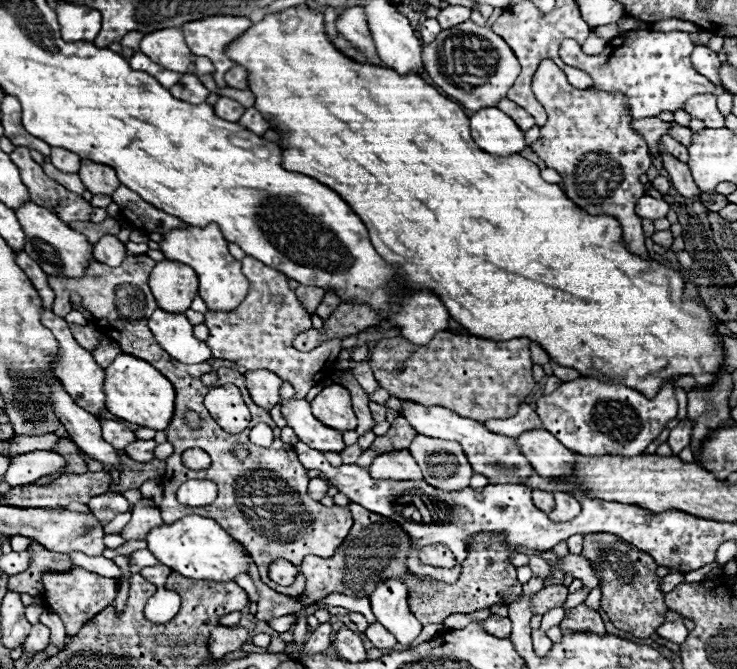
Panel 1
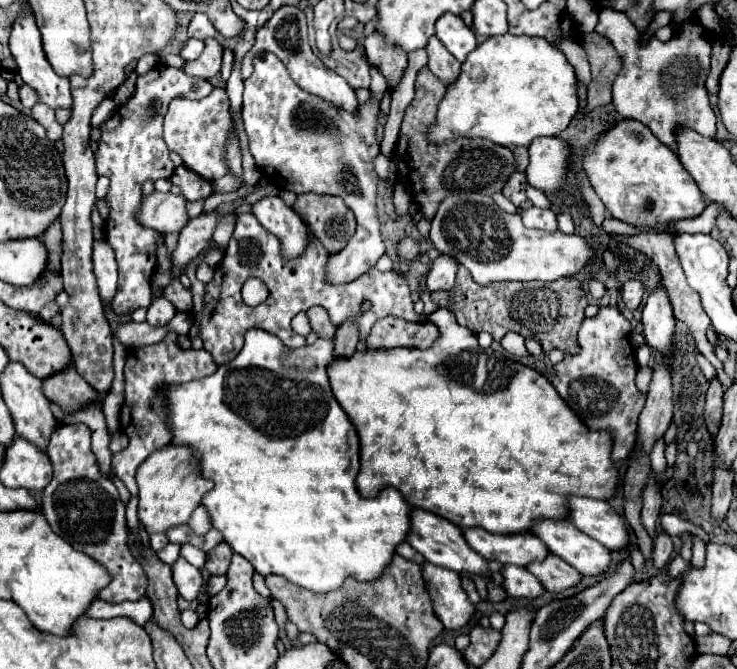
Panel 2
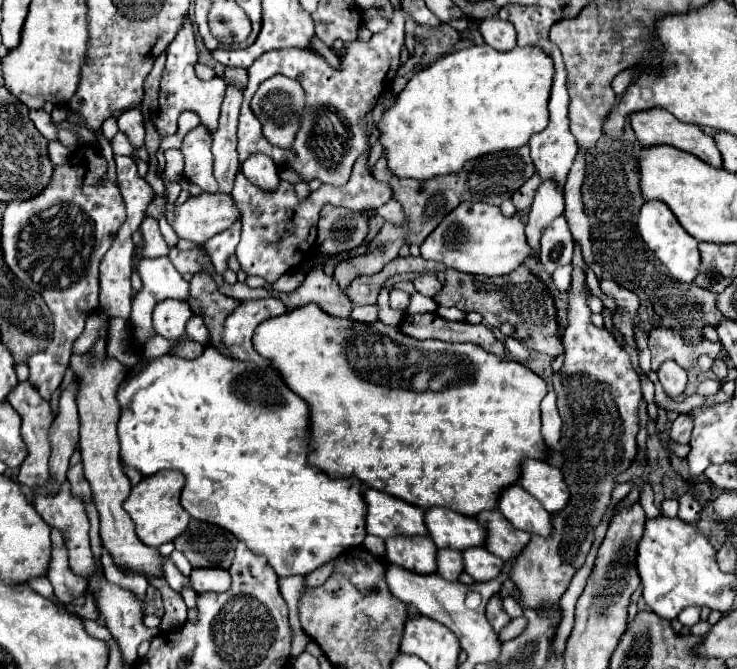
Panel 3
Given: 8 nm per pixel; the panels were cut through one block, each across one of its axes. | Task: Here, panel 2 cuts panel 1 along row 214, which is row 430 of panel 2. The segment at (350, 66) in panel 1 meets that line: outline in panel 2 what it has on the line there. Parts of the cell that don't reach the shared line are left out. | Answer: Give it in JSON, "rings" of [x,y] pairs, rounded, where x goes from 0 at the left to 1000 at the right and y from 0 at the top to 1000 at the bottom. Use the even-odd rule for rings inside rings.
{"rings":[[[596,460],[581,472],[581,480],[593,486],[597,493],[594,508],[578,520],[578,523],[564,523],[564,520],[535,520],[535,523],[510,523],[510,526],[483,526],[475,538],[456,538],[445,547],[445,565],[448,565],[448,577],[453,583],[456,598],[461,601],[461,607],[467,610],[467,616],[475,622],[475,628],[480,631],[486,652],[488,652],[488,709],[486,709],[486,735],[494,744],[507,744],[513,741],[516,732],[521,729],[537,729],[548,744],[556,741],[556,753],[564,759],[575,759],[581,765],[589,765],[594,771],[602,771],[605,777],[613,777],[619,786],[624,789],[657,789],[662,795],[670,798],[716,798],[722,795],[722,783],[730,774],[744,774],[744,777],[763,777],[771,771],[771,744],[773,741],[798,741],[798,744],[809,744],[809,747],[828,747],[839,729],[839,700],[828,685],[830,676],[830,652],[825,643],[811,643],[803,646],[798,637],[790,634],[790,628],[776,616],[776,610],[760,598],[757,586],[752,586],[752,577],[746,574],[746,568],[741,562],[735,562],[733,556],[697,541],[692,535],[687,535],[678,526],[670,526],[668,520],[654,523],[649,517],[646,499],[635,496],[635,490],[619,484],[619,475],[613,472],[613,466],[608,466],[605,460]],[[657,532],[665,532],[665,553],[659,568],[646,568],[646,547],[649,538]]]}

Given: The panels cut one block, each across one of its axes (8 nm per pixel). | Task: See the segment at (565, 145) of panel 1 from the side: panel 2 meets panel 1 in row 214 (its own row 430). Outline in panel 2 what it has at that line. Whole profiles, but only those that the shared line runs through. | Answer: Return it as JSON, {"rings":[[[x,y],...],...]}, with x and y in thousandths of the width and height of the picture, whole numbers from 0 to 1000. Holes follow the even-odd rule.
{"rings":[[[822,457],[806,475],[795,475],[790,481],[784,511],[787,526],[782,532],[765,532],[763,541],[752,544],[754,559],[749,574],[798,640],[830,646],[830,688],[841,691],[855,682],[863,664],[866,622],[877,598],[877,589],[871,589],[860,574],[866,544],[855,514],[855,481],[836,457]]]}

